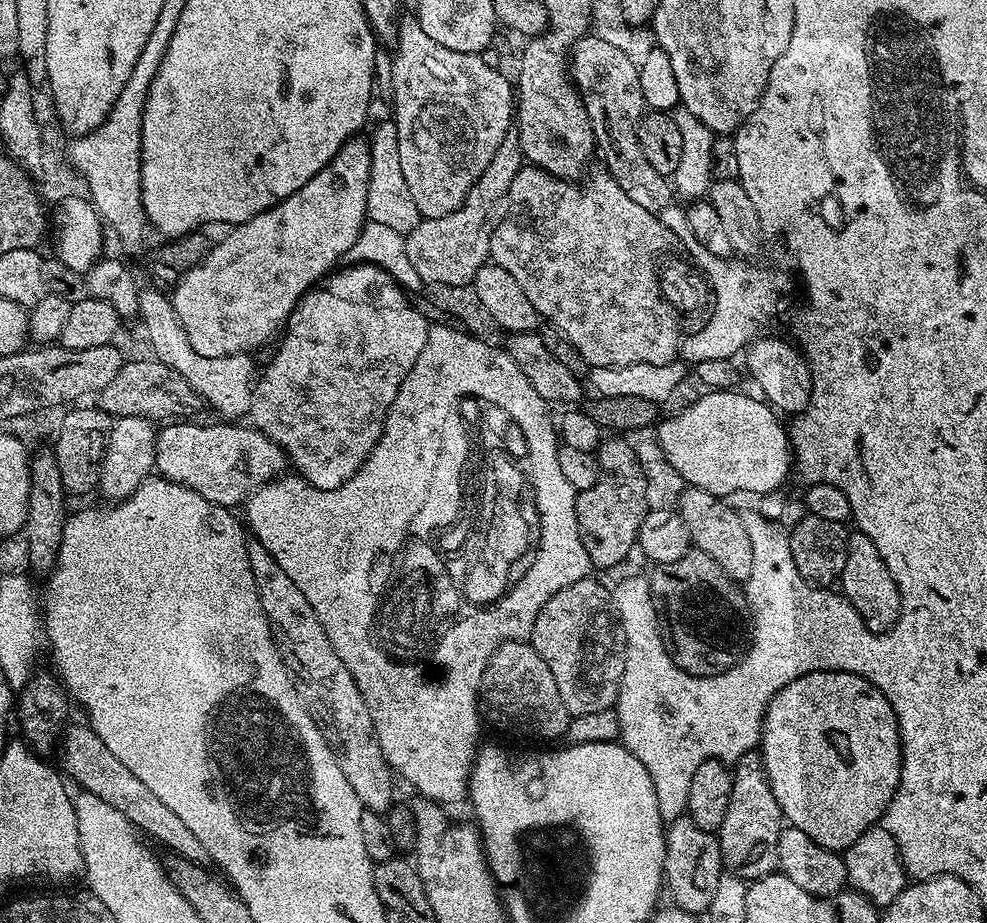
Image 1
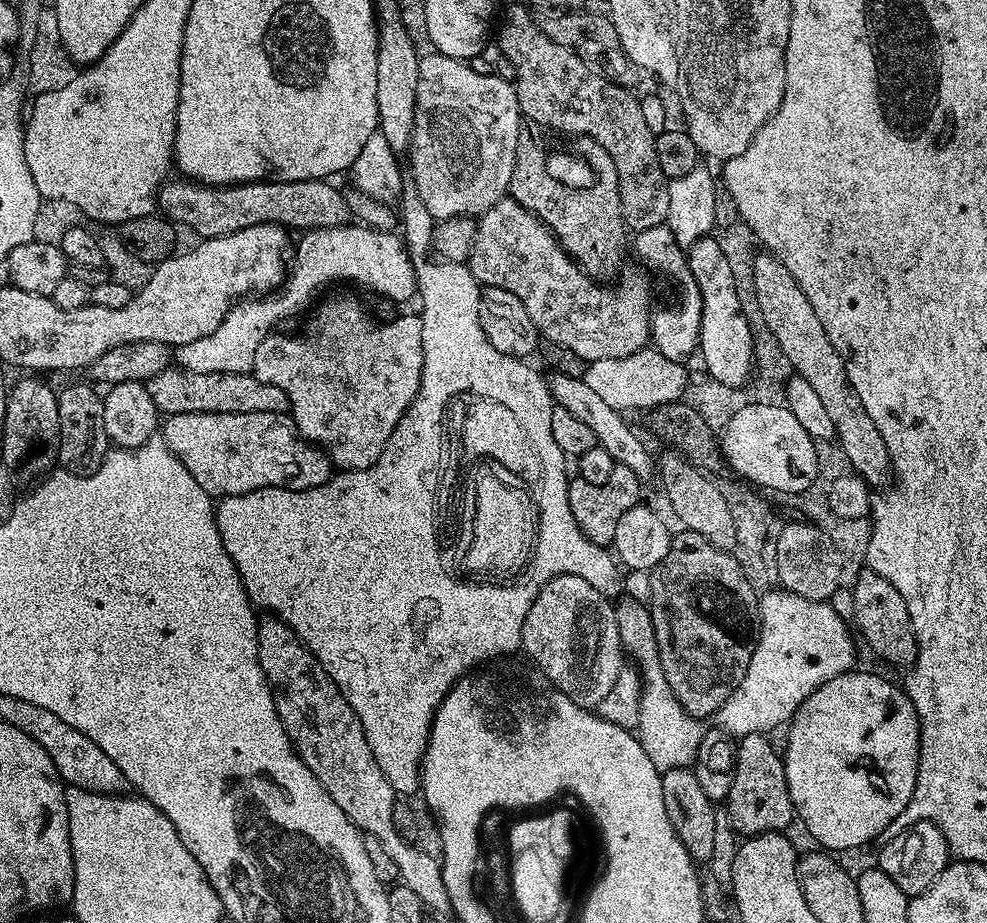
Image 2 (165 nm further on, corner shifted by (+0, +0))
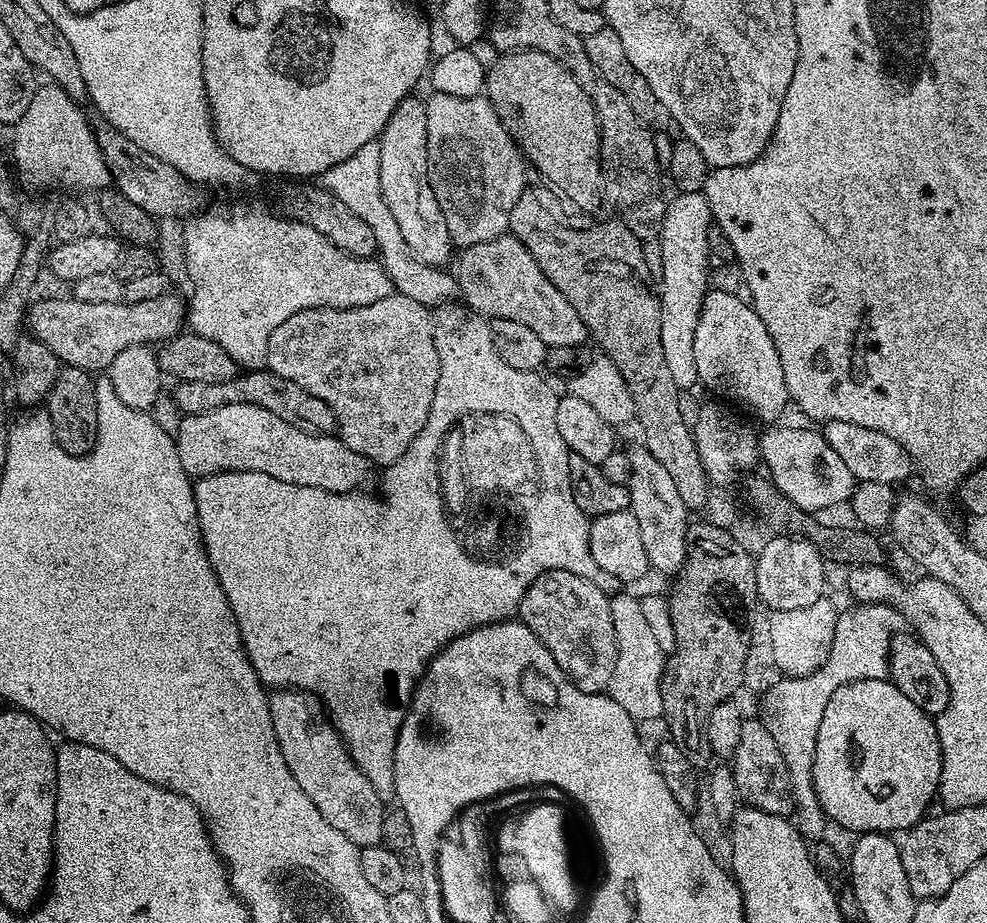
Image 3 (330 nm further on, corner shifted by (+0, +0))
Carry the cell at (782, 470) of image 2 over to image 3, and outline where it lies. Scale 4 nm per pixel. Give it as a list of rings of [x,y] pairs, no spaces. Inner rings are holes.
[[[769,428],[772,429],[760,436],[760,458],[763,467],[768,467],[767,475],[786,498],[790,498],[795,506],[813,514],[824,507],[851,501],[852,491],[858,481],[823,434],[813,429]]]

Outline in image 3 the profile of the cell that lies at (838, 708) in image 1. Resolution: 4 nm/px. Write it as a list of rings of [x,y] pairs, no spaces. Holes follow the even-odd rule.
[[[891,679],[883,680],[855,680],[849,684],[838,686],[834,694],[826,702],[822,710],[822,722],[818,722],[816,731],[816,749],[814,750],[814,790],[822,810],[828,818],[835,824],[841,824],[853,834],[863,834],[865,832],[882,832],[885,834],[900,834],[905,830],[913,828],[920,820],[924,819],[928,808],[937,799],[940,790],[940,775],[942,774],[942,750],[938,742],[938,730],[933,717],[927,716],[898,686],[893,684]]]

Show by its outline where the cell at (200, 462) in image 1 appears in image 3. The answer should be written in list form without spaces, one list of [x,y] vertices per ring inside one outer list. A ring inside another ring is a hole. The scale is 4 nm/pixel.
[[[218,406],[218,410],[206,410],[206,414],[184,416],[181,421],[180,429],[175,429],[174,432],[176,449],[182,466],[193,478],[219,472],[265,472],[270,474],[270,478],[278,478],[282,482],[298,486],[314,486],[327,492],[355,492],[365,487],[364,479],[370,471],[368,460],[362,458],[362,454],[354,454],[350,446],[340,441],[339,435],[306,434],[306,430],[298,430],[298,426],[282,422],[278,414],[262,410],[262,406]]]

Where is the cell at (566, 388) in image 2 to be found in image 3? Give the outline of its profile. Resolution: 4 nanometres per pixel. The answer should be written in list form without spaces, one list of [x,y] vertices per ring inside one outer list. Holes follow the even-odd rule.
[[[643,446],[627,449],[632,473],[628,479],[630,502],[628,508],[638,518],[638,527],[642,533],[642,543],[646,549],[646,558],[653,569],[675,574],[684,564],[686,554],[686,534],[690,523],[690,509],[682,502],[670,474],[662,467],[662,462],[650,454]]]

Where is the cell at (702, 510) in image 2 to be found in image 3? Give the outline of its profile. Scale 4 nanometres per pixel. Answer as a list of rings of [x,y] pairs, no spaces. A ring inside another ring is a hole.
[[[525,194],[518,198],[518,202],[514,202],[514,210],[510,210],[510,222],[508,223],[508,232],[518,238],[518,242],[522,242],[522,246],[526,246],[526,250],[530,250],[530,254],[534,258],[534,262],[538,262],[538,266],[542,270],[542,274],[546,274],[546,278],[550,278],[550,282],[554,282],[554,286],[558,286],[558,290],[562,290],[562,294],[566,294],[566,302],[570,302],[570,306],[574,306],[574,310],[578,310],[578,318],[582,318],[582,322],[586,326],[589,337],[600,347],[599,351],[603,355],[608,356],[610,361],[614,362],[614,366],[618,368],[622,379],[626,382],[626,387],[630,390],[630,397],[633,399],[633,410],[635,412],[635,423],[640,423],[640,432],[644,435],[642,440],[643,447],[650,450],[650,454],[654,454],[654,458],[658,458],[658,462],[662,462],[662,467],[670,474],[670,479],[674,481],[674,487],[678,490],[678,495],[682,497],[682,502],[690,510],[696,508],[703,509],[708,503],[710,495],[710,485],[708,482],[708,475],[706,470],[702,470],[702,458],[698,458],[698,446],[694,446],[694,438],[692,437],[692,430],[689,421],[684,420],[684,412],[680,409],[680,396],[682,390],[674,384],[673,375],[670,372],[670,365],[666,362],[666,355],[663,353],[663,340],[661,335],[662,318],[660,317],[660,297],[648,285],[650,282],[650,275],[646,268],[646,261],[643,257],[643,243],[639,240],[633,232],[625,226],[624,221],[619,218],[613,220],[604,220],[601,224],[592,224],[589,228],[567,228],[564,224],[559,224],[550,213],[544,209],[544,204],[536,196]]]

